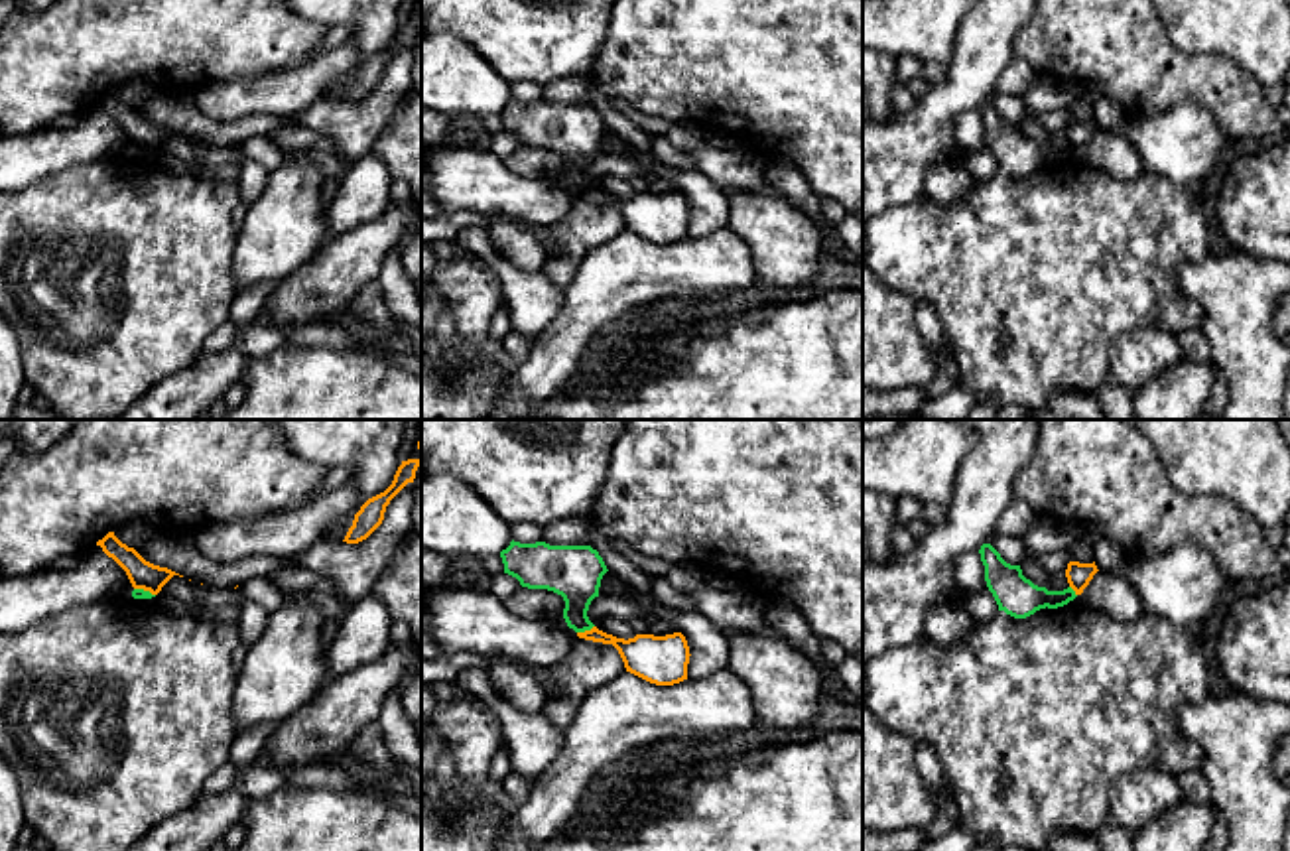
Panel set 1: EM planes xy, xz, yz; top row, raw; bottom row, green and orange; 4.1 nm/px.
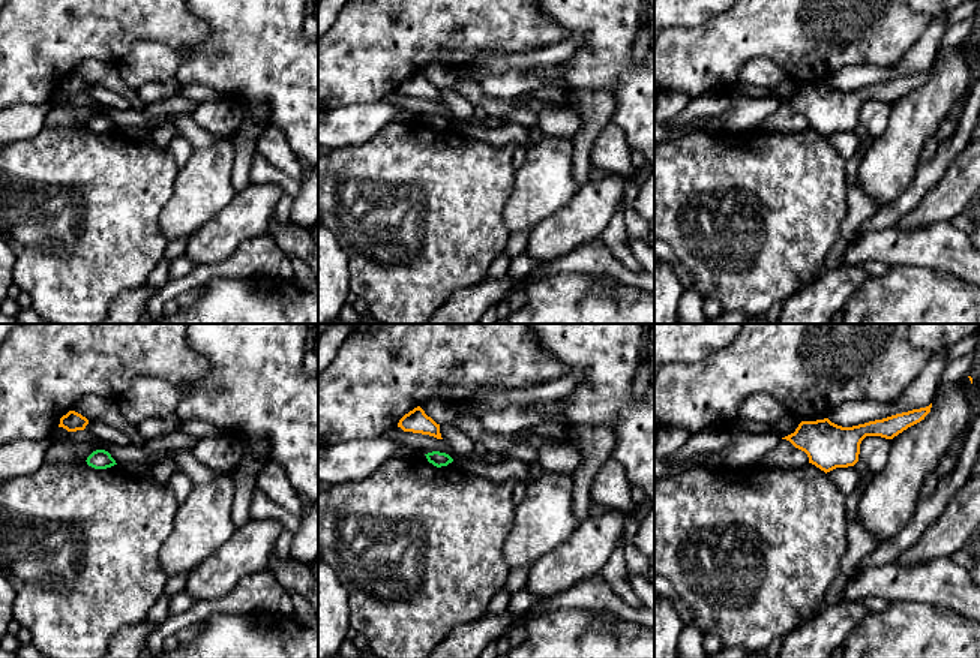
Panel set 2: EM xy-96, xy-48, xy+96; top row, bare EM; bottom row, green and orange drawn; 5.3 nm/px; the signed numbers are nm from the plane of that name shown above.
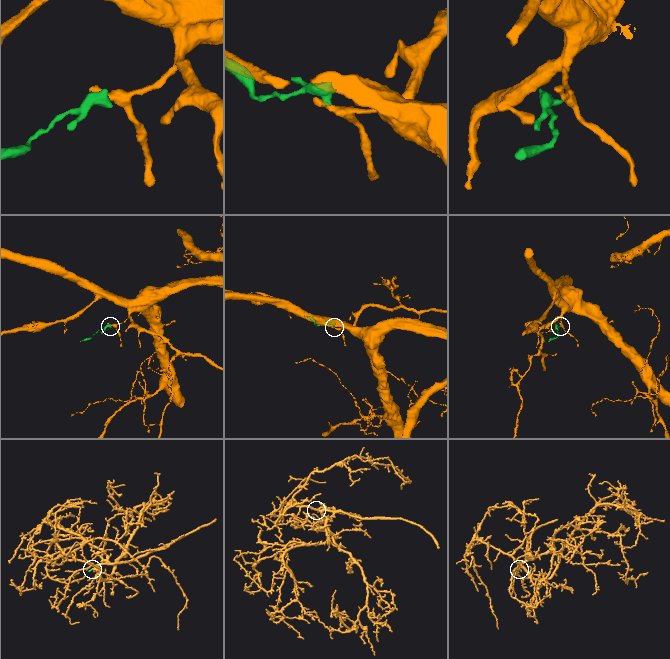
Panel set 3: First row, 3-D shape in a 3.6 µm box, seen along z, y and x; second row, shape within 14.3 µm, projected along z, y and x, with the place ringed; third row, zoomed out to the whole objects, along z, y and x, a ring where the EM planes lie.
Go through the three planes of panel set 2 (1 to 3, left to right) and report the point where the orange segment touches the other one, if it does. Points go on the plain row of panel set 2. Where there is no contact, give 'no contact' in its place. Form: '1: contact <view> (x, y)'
1: no contact
2: no contact
3: no contact

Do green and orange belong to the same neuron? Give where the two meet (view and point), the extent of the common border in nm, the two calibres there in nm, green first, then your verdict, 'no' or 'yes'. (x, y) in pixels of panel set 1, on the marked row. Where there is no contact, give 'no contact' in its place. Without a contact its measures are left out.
meets green in xz at (585, 629); contact 80 nm long; 220 nm thick on the green side, 160 nm on the other; no

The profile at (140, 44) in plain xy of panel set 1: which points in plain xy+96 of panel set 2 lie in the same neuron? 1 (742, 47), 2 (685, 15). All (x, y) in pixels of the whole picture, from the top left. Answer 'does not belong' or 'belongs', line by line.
1: belongs
2: does not belong

